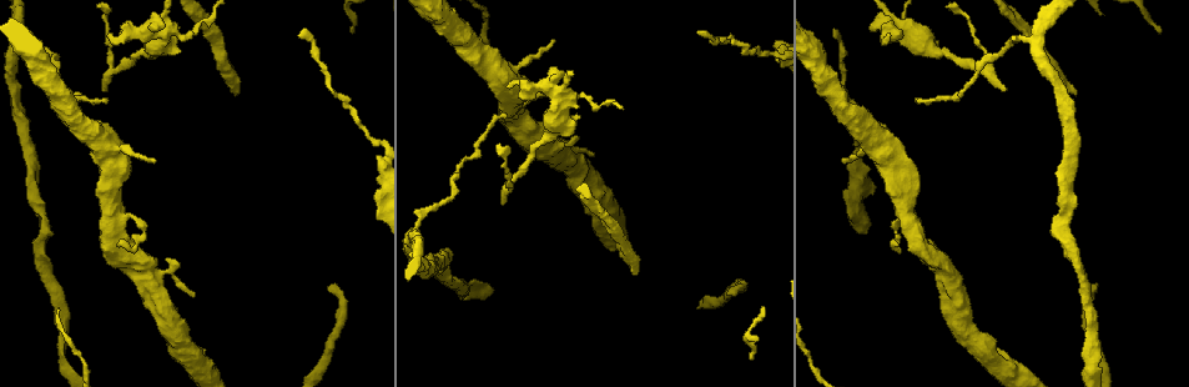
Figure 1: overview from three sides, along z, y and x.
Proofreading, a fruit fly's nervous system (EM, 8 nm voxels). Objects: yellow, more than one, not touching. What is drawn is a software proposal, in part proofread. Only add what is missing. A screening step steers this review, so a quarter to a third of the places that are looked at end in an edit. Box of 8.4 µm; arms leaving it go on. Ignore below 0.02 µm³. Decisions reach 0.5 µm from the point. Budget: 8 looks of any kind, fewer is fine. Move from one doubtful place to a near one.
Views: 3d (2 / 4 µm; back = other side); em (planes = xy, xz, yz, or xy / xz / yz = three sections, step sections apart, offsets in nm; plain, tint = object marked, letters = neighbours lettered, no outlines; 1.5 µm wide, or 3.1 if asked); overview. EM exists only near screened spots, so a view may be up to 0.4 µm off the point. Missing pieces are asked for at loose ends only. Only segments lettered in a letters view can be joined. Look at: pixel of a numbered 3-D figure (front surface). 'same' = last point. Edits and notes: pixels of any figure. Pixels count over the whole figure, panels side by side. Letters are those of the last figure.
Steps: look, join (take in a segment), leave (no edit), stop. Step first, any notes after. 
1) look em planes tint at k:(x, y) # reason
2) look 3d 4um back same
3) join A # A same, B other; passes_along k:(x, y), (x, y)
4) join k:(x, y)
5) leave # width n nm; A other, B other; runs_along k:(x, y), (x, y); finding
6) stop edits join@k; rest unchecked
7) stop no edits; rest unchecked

look 3d 4um at 1:(105, 97) # tapers out

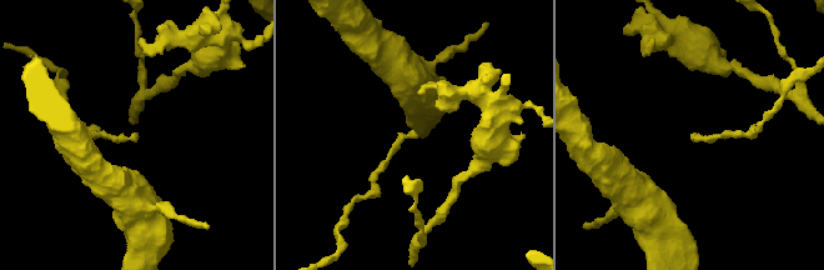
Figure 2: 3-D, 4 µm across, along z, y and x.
look em planes letters at 2:(135, 136)

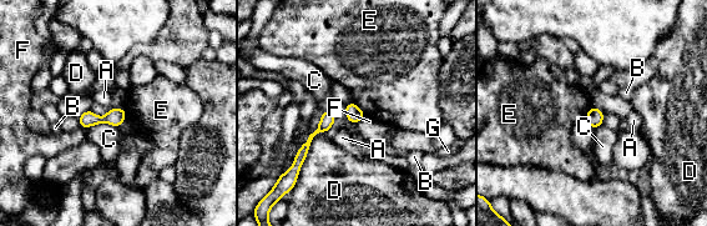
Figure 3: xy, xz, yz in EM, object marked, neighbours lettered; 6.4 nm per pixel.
leave # longest_contact D 360 nm; A other, B other, C other, D other, E other, F other, G other; border 3:(353, 101), (365, 115); no lettered segment goes on from it

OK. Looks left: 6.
look 3d 2um at 1:(235, 93) # branch stops here

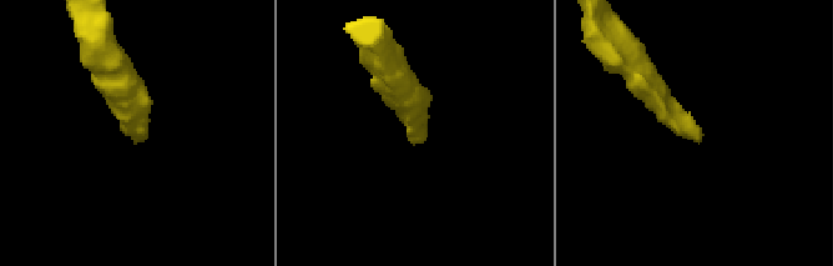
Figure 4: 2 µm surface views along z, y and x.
look em planes letters at 4:(422, 143) # shape alone is not enough

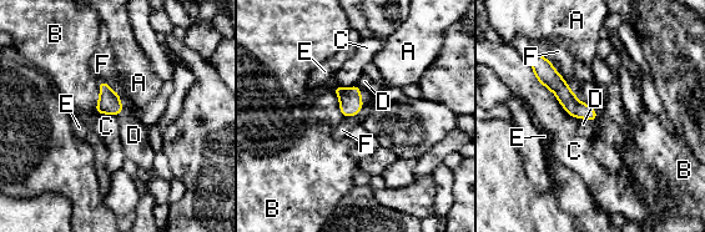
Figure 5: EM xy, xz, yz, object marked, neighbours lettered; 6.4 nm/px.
join D # A other, B other, C other, D same, E other, F other; passes_along 5:(573, 106), (585, 119), (588, 129); the neuron continues

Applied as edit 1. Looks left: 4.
look overview # see it whole again

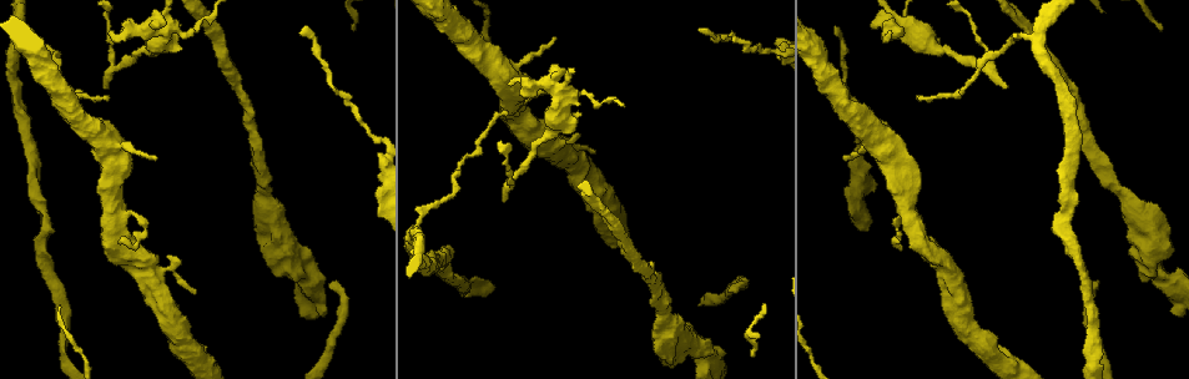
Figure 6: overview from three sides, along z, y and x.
look em planes letters at 6:(1003, 87) # tapers out

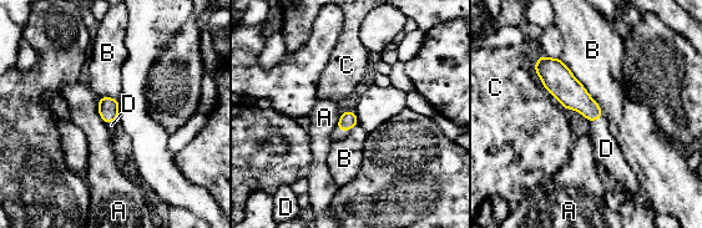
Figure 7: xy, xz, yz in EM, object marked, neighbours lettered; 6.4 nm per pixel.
join D # width 110 nm; A other, B other, C other, D same; passes_along 7:(348, 120), (344, 130), (337, 133); it goes on there

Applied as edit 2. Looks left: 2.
stop edits join@5, join@7; rest unchecked

